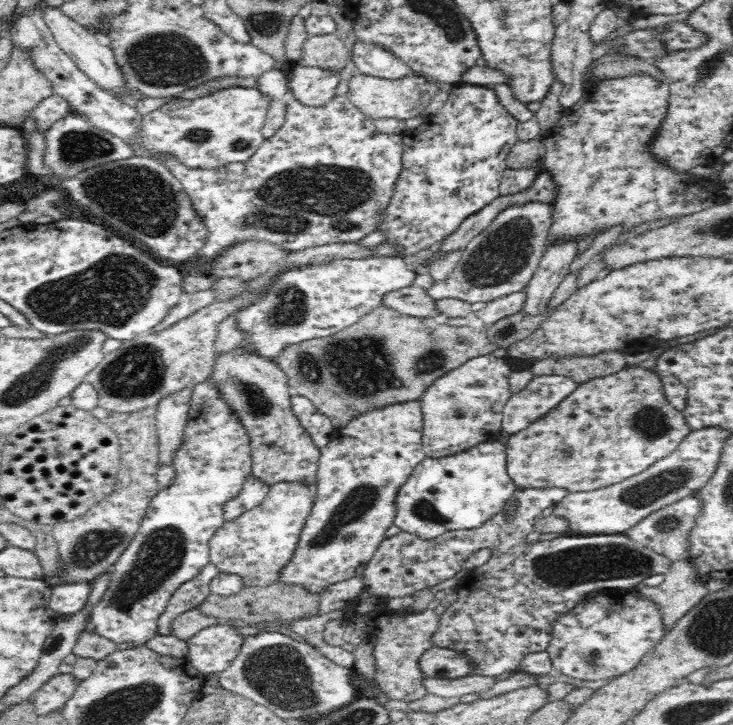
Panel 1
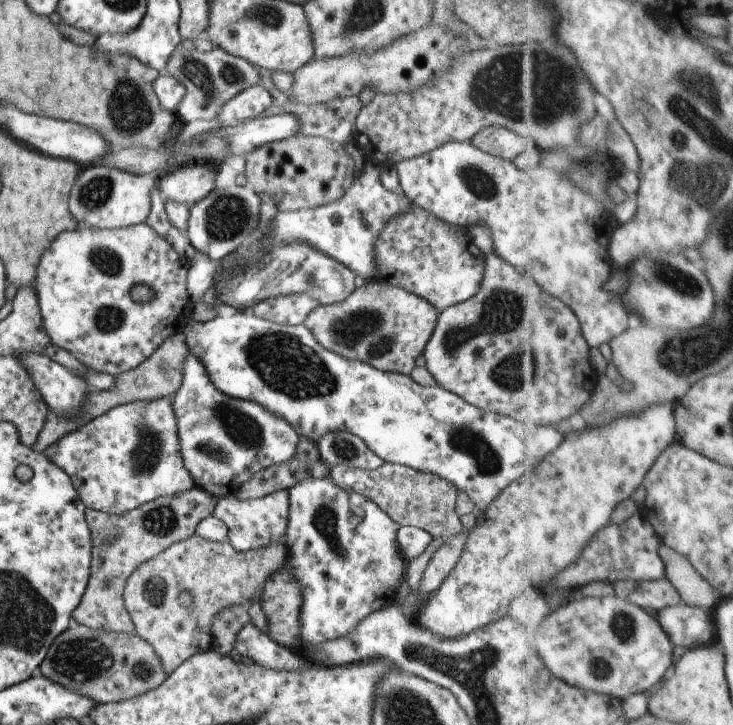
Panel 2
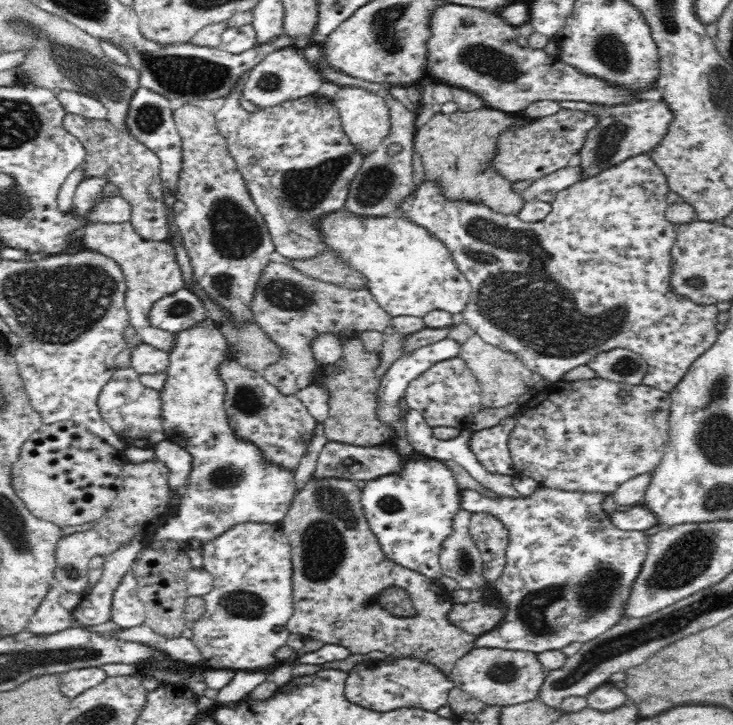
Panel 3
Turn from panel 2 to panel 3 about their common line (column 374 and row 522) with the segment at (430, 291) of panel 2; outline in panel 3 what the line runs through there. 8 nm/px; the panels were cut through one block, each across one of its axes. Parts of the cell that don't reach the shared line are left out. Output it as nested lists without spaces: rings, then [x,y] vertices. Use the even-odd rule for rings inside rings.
[[[247,522],[201,545],[203,567],[213,576],[213,588],[204,595],[205,612],[194,622],[191,641],[200,649],[201,665],[212,669],[264,671],[281,664],[275,652],[286,645],[291,632],[286,628],[293,612],[291,546],[281,523]]]

